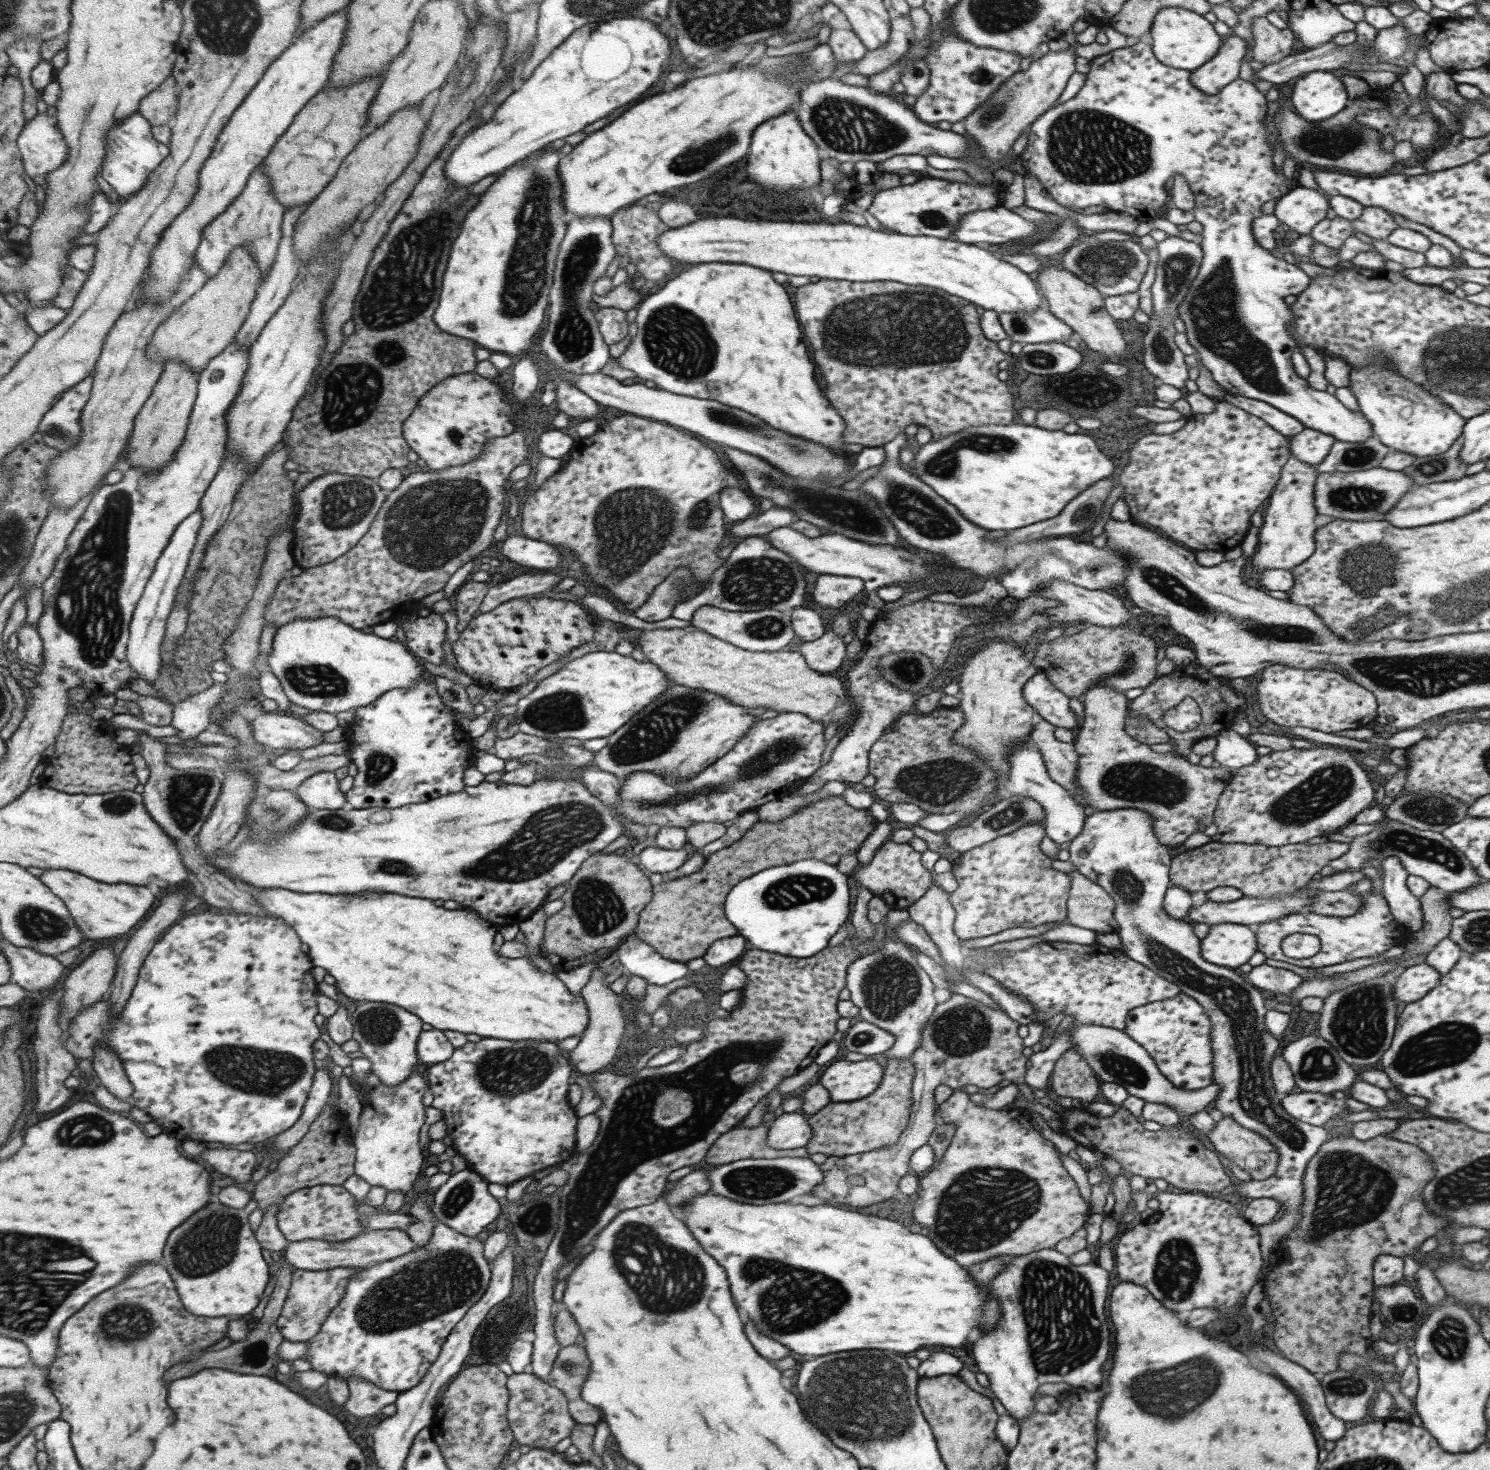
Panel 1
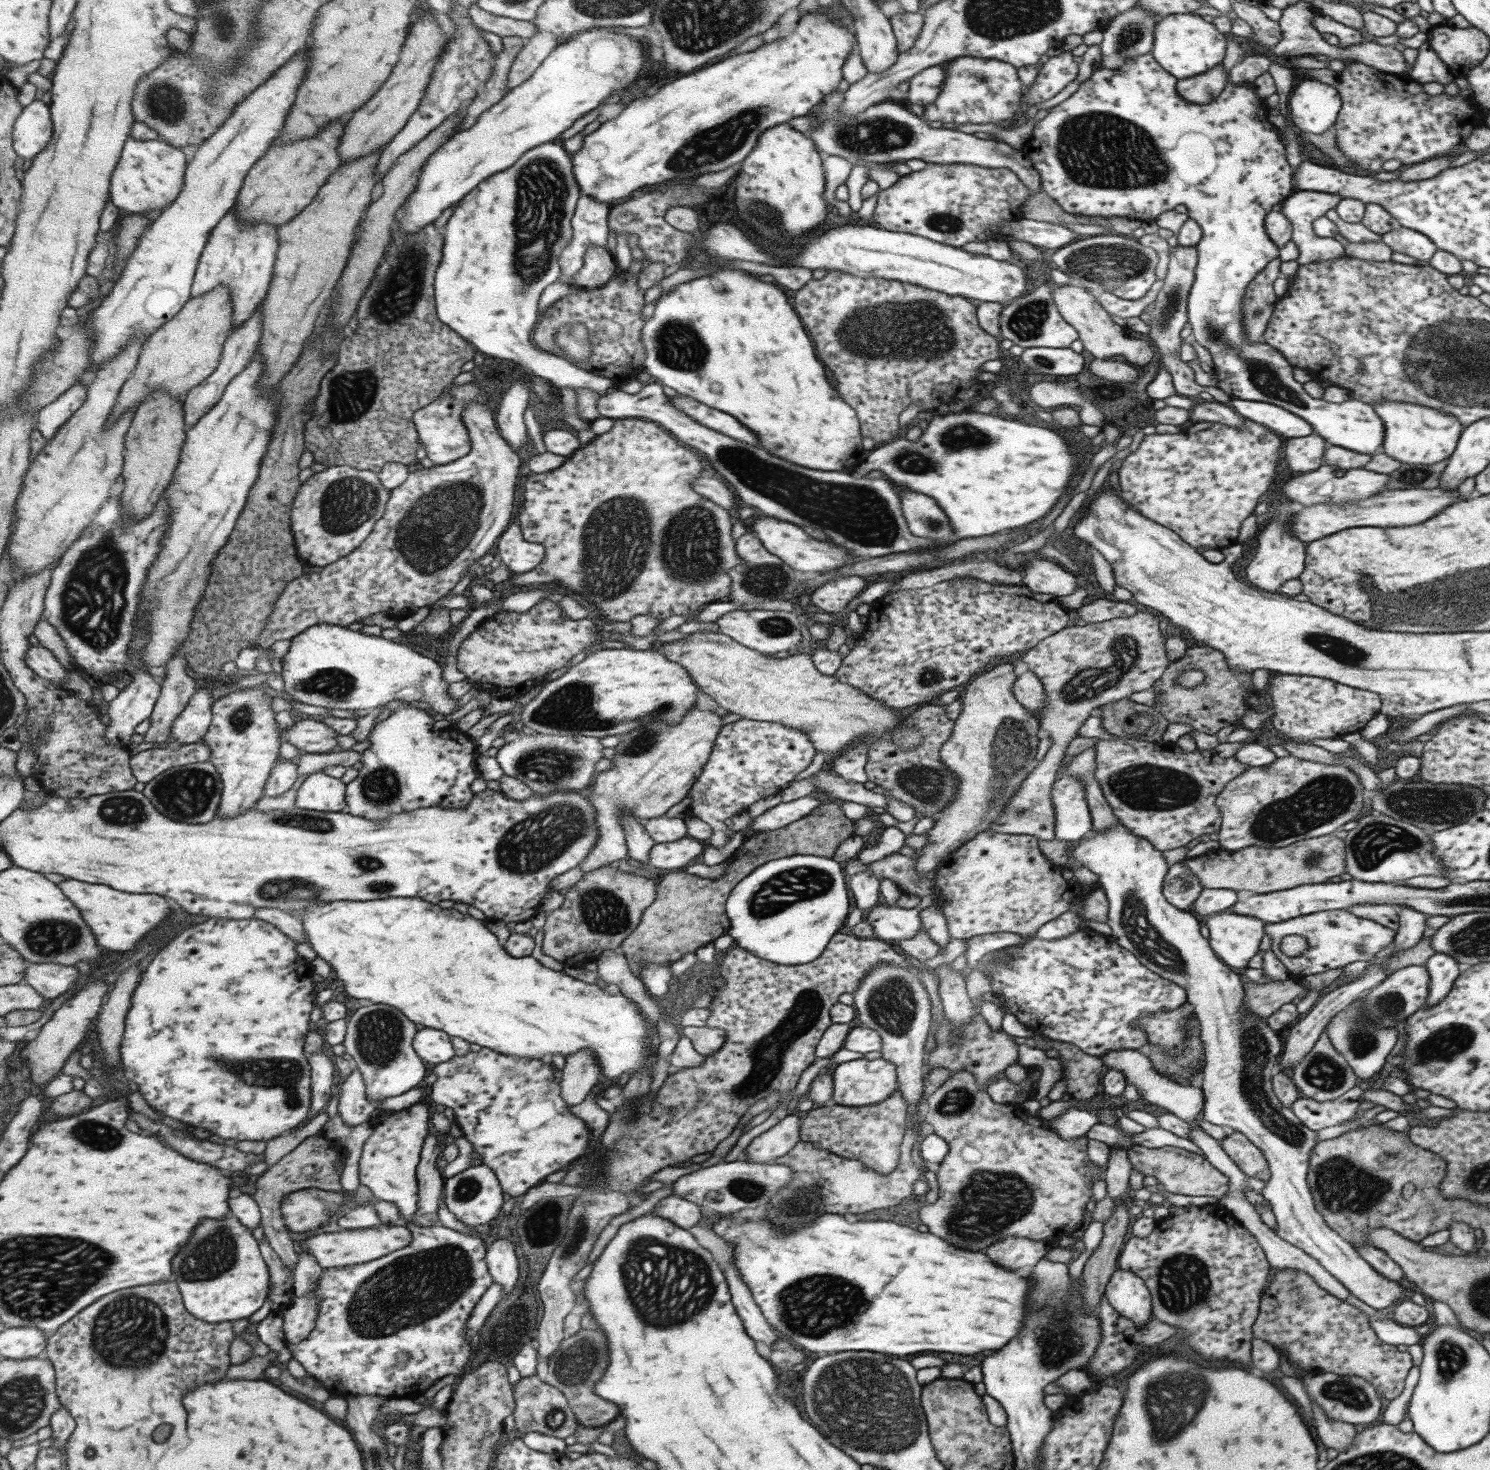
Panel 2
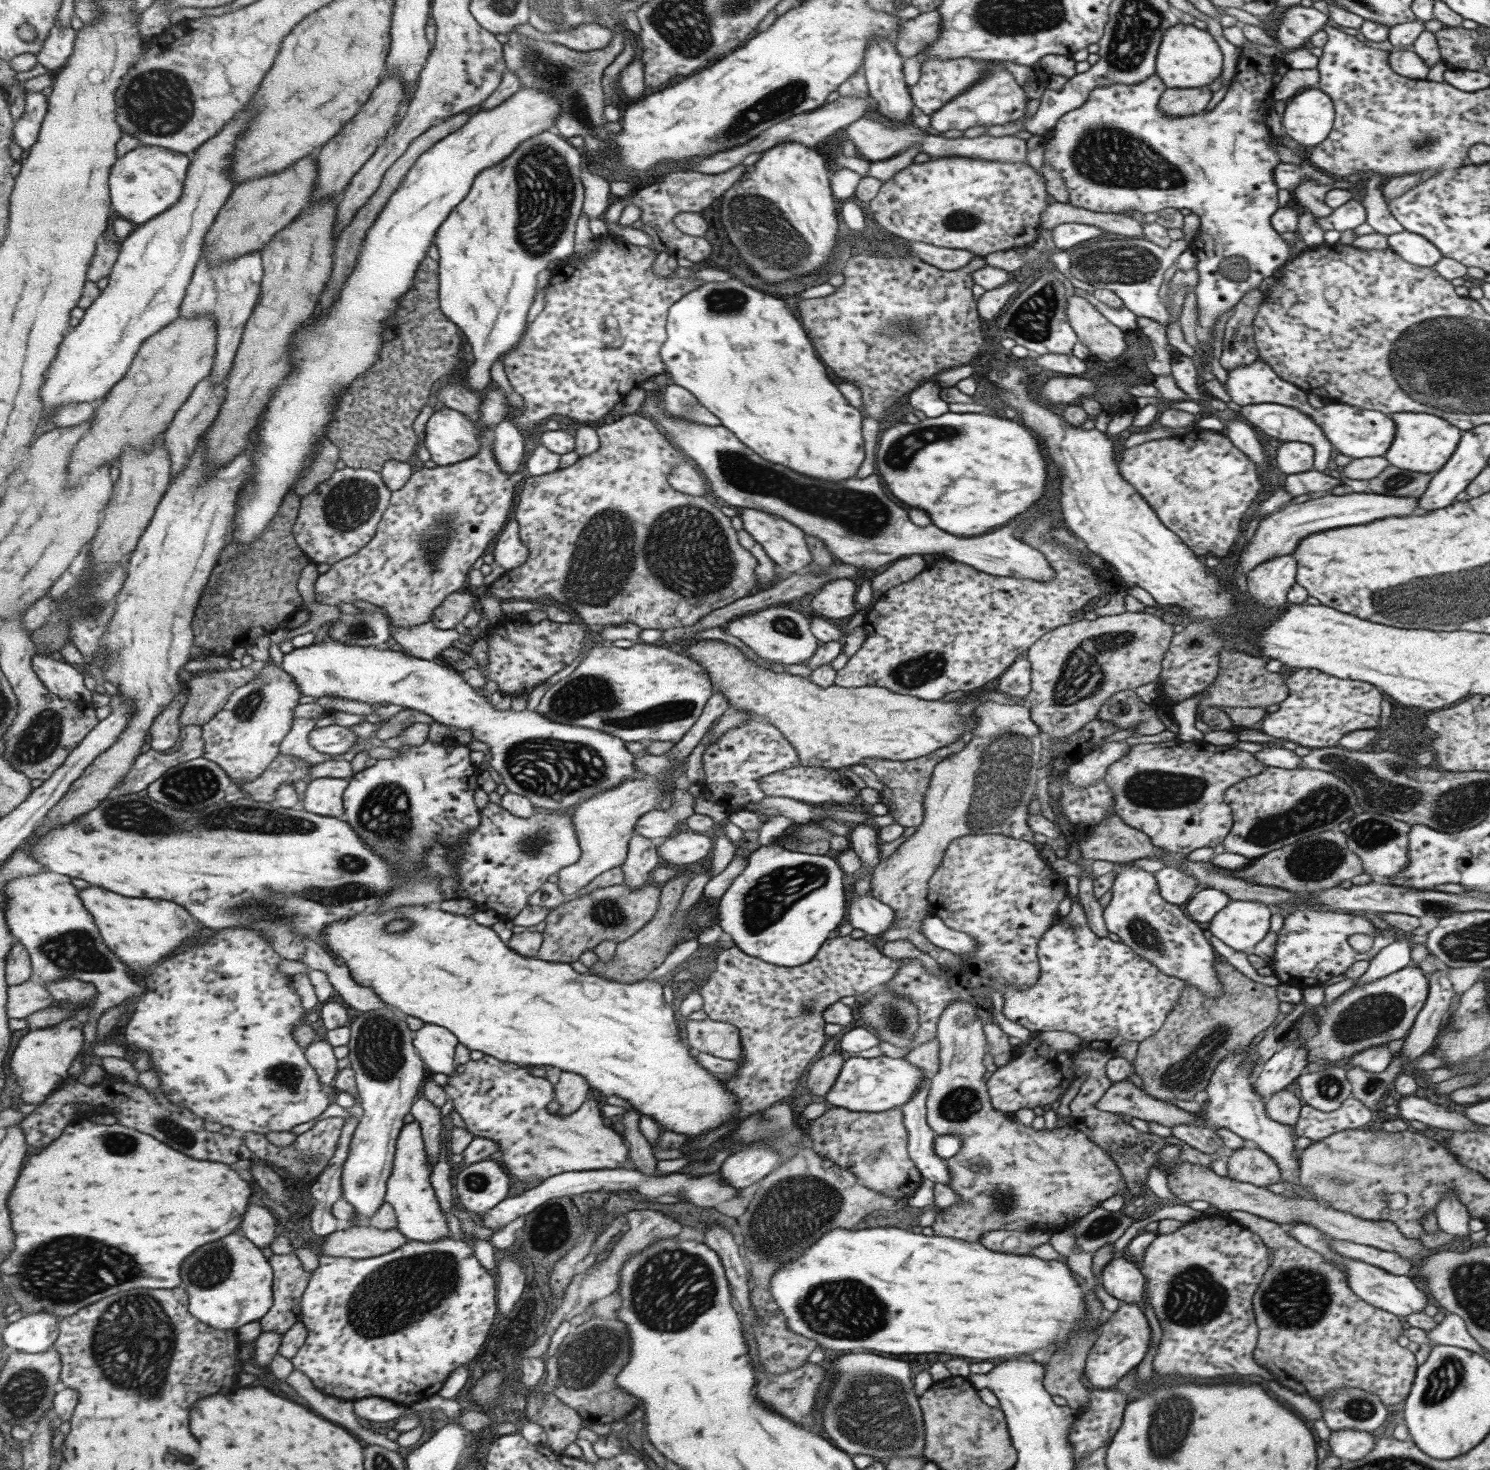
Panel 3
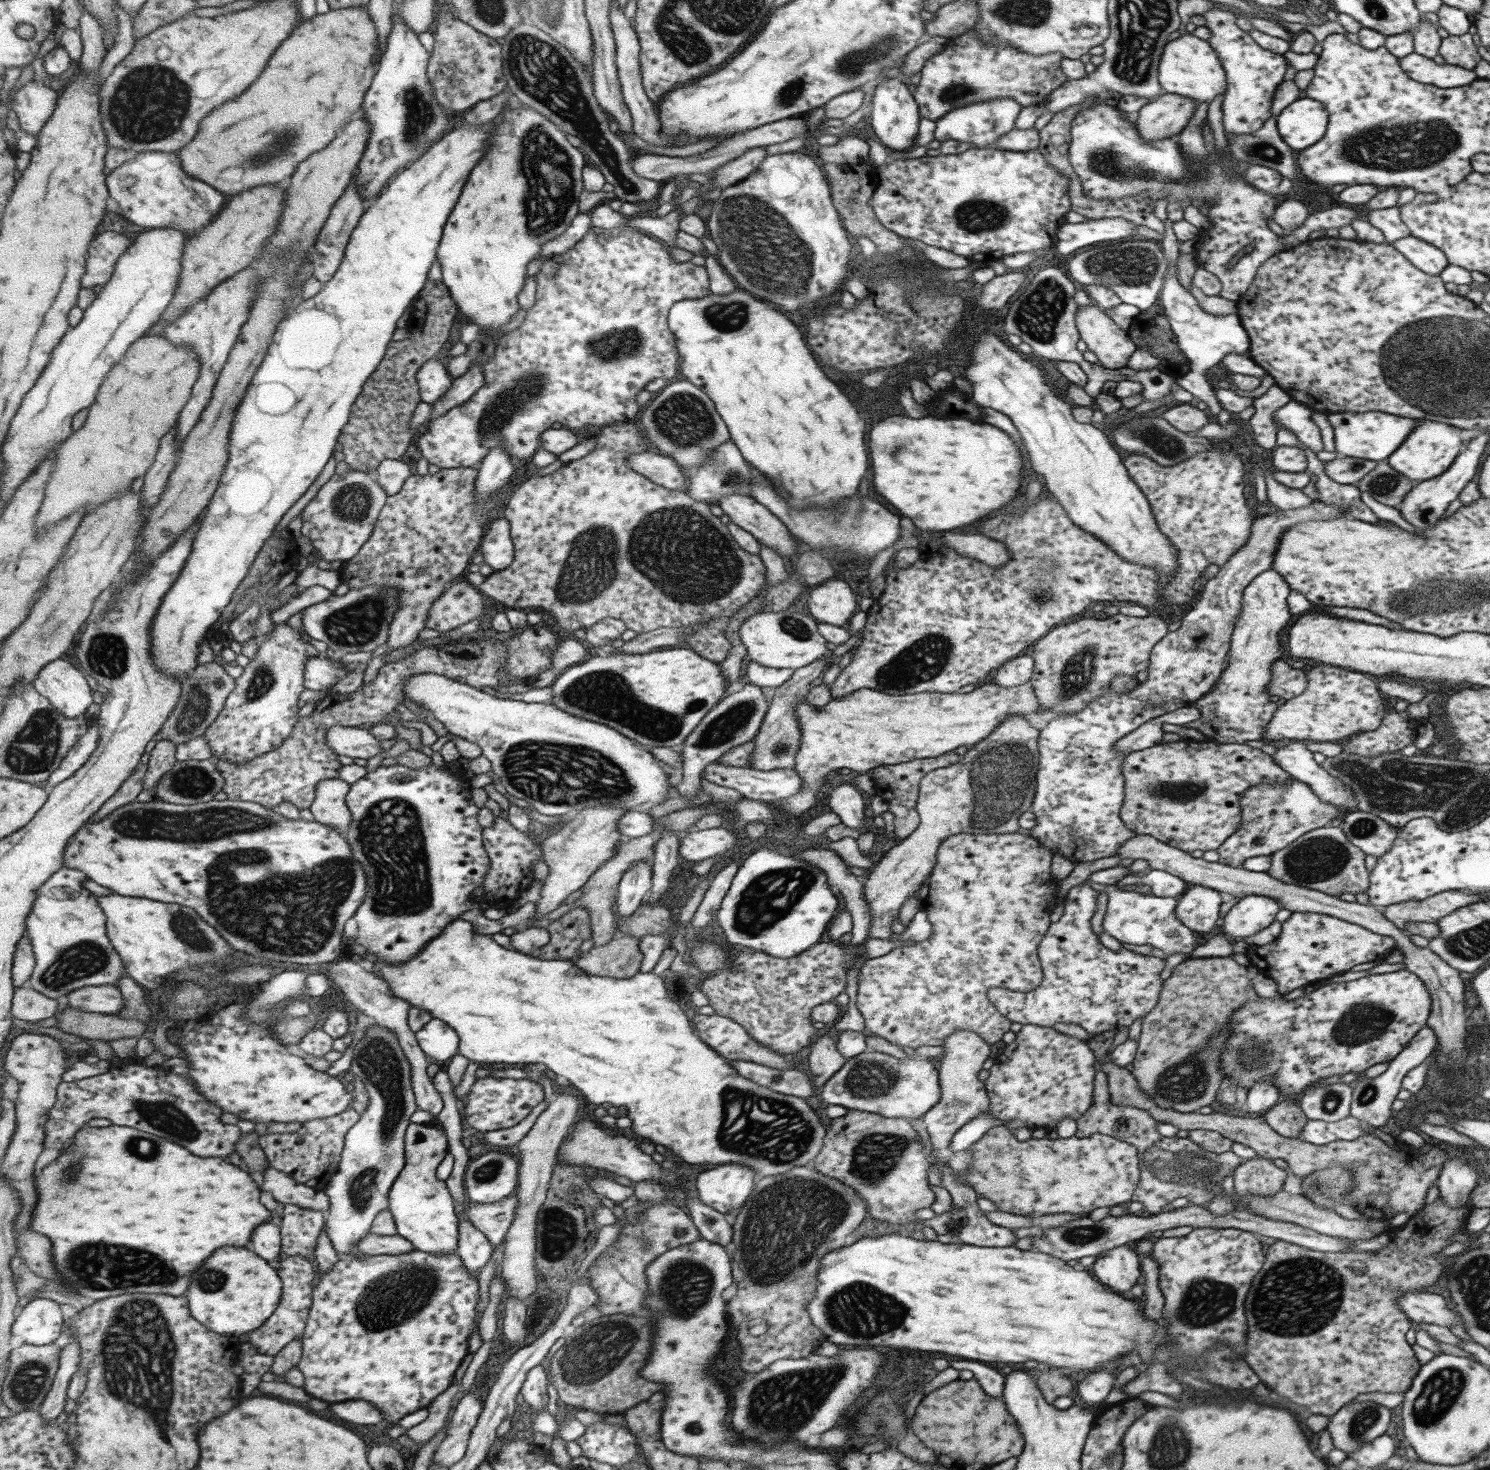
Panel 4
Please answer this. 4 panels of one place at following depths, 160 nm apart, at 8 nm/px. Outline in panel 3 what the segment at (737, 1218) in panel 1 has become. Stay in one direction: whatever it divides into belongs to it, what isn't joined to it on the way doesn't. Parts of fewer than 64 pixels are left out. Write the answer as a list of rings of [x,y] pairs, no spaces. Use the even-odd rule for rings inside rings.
[[[833,1228],[825,1232],[821,1238],[817,1238],[809,1248],[801,1252],[801,1256],[795,1262],[787,1262],[779,1266],[779,1270],[771,1276],[769,1290],[771,1298],[779,1306],[779,1310],[785,1316],[787,1328],[817,1342],[822,1350],[831,1348],[831,1350],[847,1350],[846,1353],[852,1353],[851,1350],[857,1350],[861,1353],[863,1350],[873,1350],[873,1352],[883,1352],[883,1354],[953,1354],[953,1356],[969,1356],[977,1358],[977,1361],[991,1360],[991,1358],[1015,1358],[1021,1354],[1031,1354],[1035,1348],[1045,1348],[1053,1342],[1055,1348],[1059,1348],[1065,1340],[1067,1334],[1071,1332],[1073,1324],[1081,1322],[1079,1318],[1083,1316],[1083,1302],[1081,1302],[1081,1288],[1073,1280],[1075,1276],[1067,1265],[1054,1260],[1041,1260],[1033,1258],[1032,1254],[1005,1254],[1004,1252],[991,1252],[978,1242],[965,1242],[956,1238],[944,1236],[923,1236],[923,1234],[913,1234],[907,1230],[899,1228],[865,1228],[865,1230],[843,1230],[843,1228]]]

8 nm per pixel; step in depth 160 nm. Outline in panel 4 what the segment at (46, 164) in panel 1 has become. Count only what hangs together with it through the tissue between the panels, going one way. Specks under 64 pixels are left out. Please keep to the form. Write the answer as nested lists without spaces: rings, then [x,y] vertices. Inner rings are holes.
[[[31,81],[14,92],[12,108],[20,118],[23,130],[39,134],[50,120],[58,105],[60,91],[49,88],[46,83]]]

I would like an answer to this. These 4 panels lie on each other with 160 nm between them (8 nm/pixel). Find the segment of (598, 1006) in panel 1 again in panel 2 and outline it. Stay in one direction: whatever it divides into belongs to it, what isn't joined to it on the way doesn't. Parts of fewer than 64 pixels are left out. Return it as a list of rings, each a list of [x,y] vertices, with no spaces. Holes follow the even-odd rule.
[[[579,1050],[579,1054],[567,1056],[560,1078],[562,1097],[571,1106],[583,1102],[601,1075],[597,1059],[589,1050]]]

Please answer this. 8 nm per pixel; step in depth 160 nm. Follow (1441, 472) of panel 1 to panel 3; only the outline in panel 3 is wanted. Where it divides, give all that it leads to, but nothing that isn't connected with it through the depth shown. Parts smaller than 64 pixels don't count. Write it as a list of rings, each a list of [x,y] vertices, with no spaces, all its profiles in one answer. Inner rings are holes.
[[[1387,465],[1367,481],[1367,492],[1387,496],[1420,497],[1434,473],[1416,473]]]

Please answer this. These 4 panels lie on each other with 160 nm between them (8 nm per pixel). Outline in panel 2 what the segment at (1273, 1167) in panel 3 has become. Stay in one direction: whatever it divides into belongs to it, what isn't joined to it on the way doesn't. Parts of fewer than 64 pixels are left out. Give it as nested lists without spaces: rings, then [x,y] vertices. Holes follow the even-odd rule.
[[[1232,1131],[1220,1141],[1220,1147],[1247,1177],[1258,1178],[1264,1182],[1270,1177],[1263,1153],[1243,1134]]]

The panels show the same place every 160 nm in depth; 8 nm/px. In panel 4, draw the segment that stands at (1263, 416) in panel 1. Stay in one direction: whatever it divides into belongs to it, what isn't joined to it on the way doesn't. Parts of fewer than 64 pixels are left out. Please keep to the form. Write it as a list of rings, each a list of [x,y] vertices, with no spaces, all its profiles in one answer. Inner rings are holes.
[[[1291,400],[1277,408],[1272,414],[1272,422],[1284,426],[1289,433],[1293,433],[1297,441],[1305,449],[1319,452],[1323,449],[1318,427],[1311,420],[1313,411],[1303,404]]]

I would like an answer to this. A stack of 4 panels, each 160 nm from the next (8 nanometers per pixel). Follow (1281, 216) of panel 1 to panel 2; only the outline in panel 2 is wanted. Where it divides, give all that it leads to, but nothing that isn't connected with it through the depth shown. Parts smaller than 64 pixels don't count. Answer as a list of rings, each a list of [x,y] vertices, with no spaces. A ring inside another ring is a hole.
[[[1293,190],[1292,193],[1281,201],[1281,214],[1288,218],[1291,225],[1291,242],[1295,244],[1298,250],[1297,264],[1311,264],[1312,262],[1321,262],[1322,260],[1333,260],[1344,255],[1344,248],[1337,244],[1333,237],[1325,238],[1315,236],[1312,229],[1312,220],[1325,216],[1329,210],[1334,210],[1335,205],[1341,200],[1336,194],[1327,192],[1317,192],[1312,190]]]

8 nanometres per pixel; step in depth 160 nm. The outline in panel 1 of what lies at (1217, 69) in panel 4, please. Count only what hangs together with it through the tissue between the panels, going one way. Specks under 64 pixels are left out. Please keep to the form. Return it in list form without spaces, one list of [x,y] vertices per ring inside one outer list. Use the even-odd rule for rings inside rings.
[[[1166,6],[1153,17],[1150,30],[1151,50],[1154,57],[1165,66],[1191,72],[1207,62],[1220,47],[1221,38],[1203,15],[1184,8]]]

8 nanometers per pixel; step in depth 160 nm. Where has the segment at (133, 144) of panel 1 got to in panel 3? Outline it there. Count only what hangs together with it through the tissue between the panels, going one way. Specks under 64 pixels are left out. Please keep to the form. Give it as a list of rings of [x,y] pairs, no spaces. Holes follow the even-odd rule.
[[[141,144],[118,159],[110,175],[112,206],[123,218],[137,225],[169,210],[182,197],[189,174],[189,156],[161,146]]]

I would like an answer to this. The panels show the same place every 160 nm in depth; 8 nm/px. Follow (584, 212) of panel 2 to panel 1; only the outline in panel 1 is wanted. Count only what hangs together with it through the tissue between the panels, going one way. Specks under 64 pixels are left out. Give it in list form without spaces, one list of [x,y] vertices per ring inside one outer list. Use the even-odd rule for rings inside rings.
[[[573,215],[568,217],[565,236],[558,249],[548,327],[541,345],[542,352],[553,366],[571,372],[571,375],[594,374],[603,370],[610,359],[594,317],[596,310],[591,296],[593,283],[604,275],[605,268],[616,254],[611,242],[611,231],[608,217]]]

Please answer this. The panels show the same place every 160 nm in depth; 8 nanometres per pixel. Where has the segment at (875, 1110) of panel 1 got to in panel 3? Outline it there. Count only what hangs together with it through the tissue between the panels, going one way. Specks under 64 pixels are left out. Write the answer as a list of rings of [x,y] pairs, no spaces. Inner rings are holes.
[[[829,1106],[821,1116],[807,1121],[805,1134],[819,1156],[851,1171],[859,1183],[875,1192],[906,1202],[921,1182],[921,1175],[906,1151],[908,1136],[897,1107],[881,1112],[860,1113]]]

